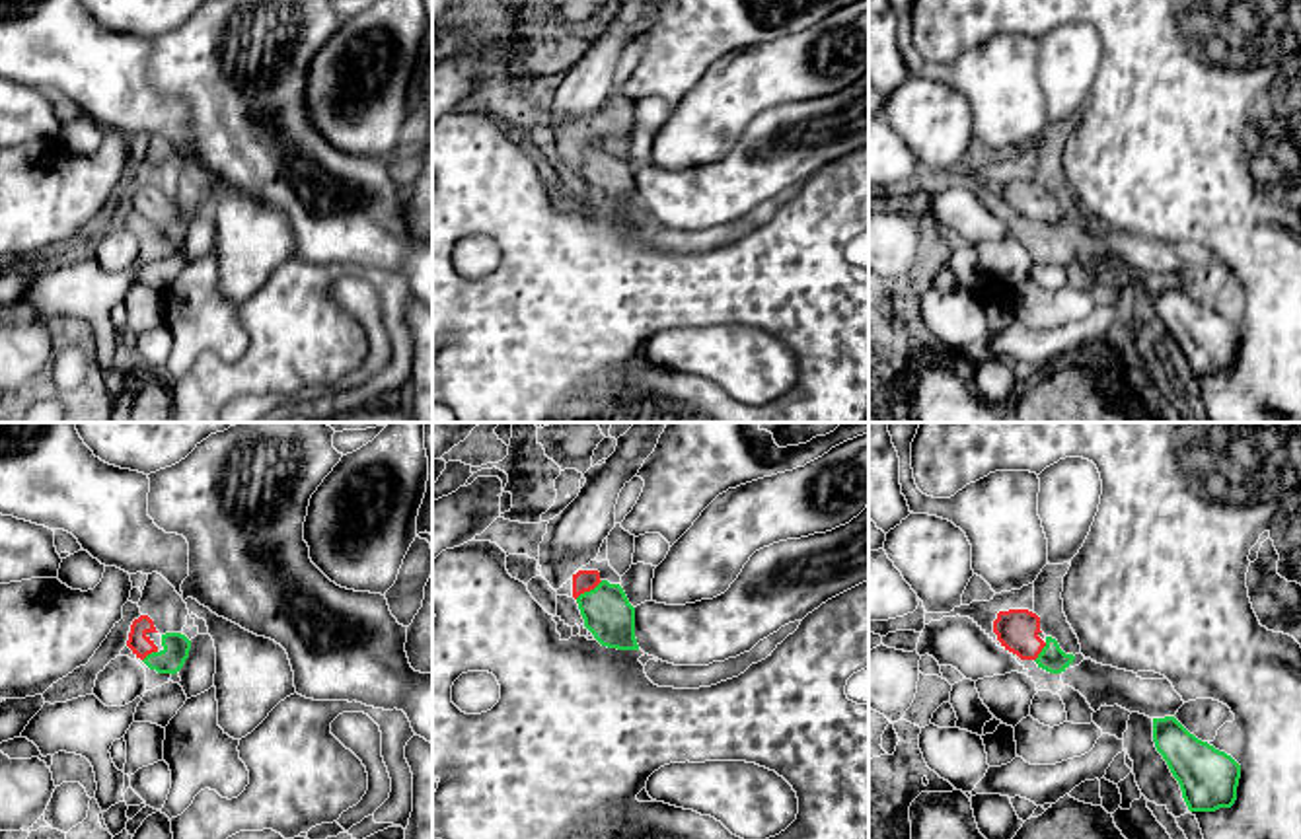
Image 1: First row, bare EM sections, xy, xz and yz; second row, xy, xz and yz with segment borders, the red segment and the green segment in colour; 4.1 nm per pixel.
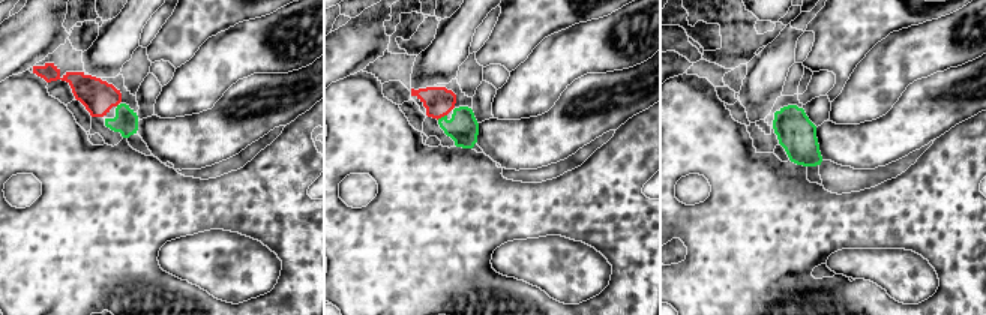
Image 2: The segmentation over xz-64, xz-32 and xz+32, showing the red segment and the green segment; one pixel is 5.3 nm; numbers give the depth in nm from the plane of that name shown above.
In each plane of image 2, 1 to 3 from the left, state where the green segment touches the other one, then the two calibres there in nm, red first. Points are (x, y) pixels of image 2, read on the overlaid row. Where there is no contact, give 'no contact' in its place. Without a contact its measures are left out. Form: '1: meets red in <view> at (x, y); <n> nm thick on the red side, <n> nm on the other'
1: no contact
2: meets red in xz-32 at (441, 116); 160 nm thick on the red side, 170 nm on the other
3: no contact

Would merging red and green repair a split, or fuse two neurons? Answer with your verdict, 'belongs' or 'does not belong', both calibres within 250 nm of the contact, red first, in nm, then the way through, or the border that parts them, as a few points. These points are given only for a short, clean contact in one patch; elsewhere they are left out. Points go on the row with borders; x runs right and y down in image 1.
belongs | 90/200 nm | across xz (585, 581), (589, 590), (608, 616)

